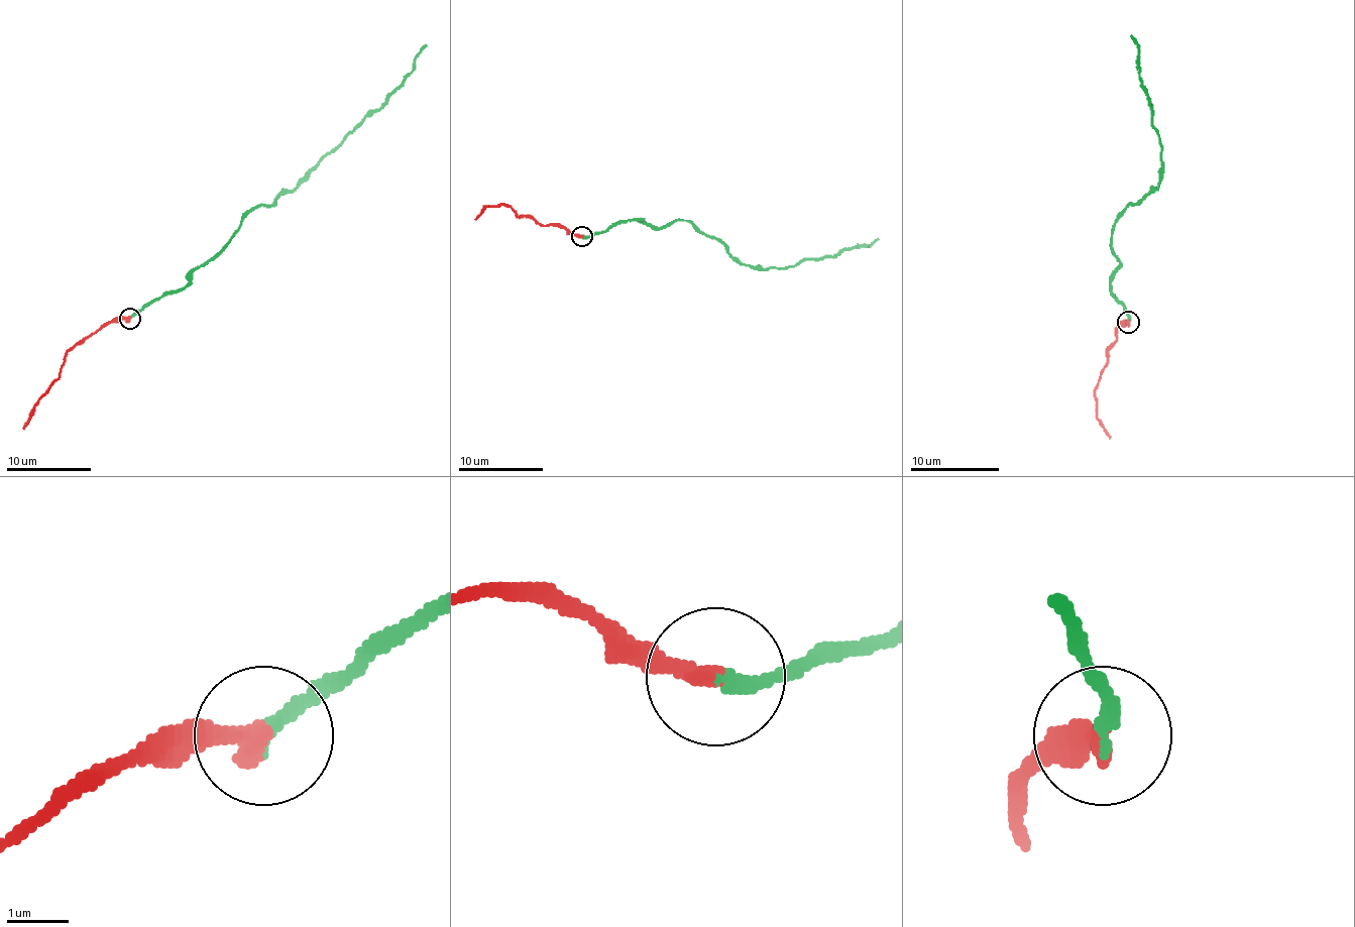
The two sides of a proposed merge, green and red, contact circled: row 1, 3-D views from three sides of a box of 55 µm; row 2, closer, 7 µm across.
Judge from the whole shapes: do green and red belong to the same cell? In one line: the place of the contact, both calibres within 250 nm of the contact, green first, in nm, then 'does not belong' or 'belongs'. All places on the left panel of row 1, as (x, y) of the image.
(129, 318) | 240/340 nm | does not belong

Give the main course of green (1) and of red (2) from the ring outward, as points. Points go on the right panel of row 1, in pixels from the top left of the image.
1: (1127, 323), (1125, 309), (1112, 296), (1110, 276), (1119, 267), (1112, 227), (1158, 185), (1163, 167), (1132, 34)
2: (1127, 323), (1123, 323), (1108, 349), (1094, 397), (1097, 420), (1110, 438)

